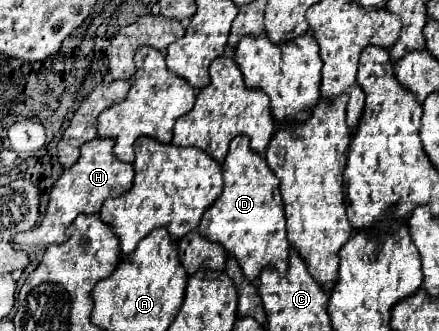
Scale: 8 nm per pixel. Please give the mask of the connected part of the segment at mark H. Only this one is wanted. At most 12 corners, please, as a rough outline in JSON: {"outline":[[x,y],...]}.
{"outline":[[112,139],[84,143],[22,245],[60,245],[80,213],[132,187]]}

